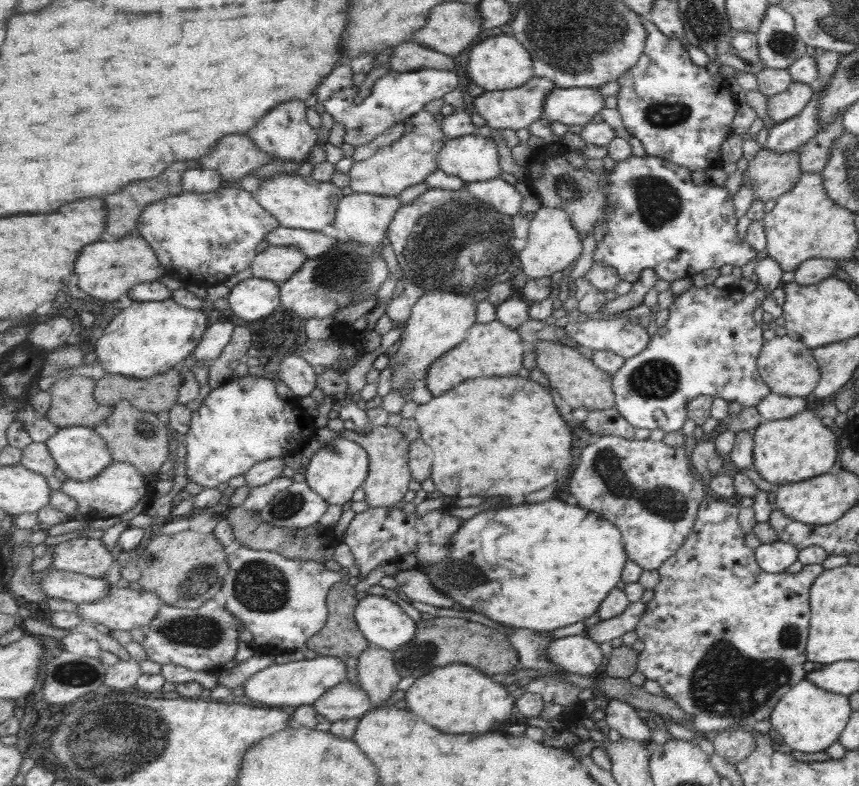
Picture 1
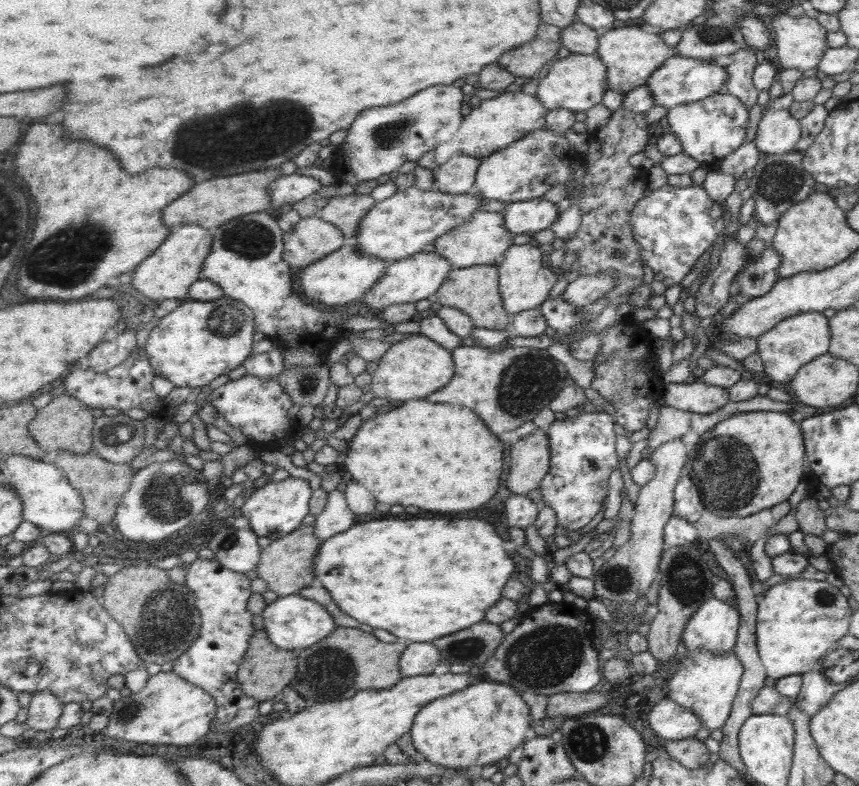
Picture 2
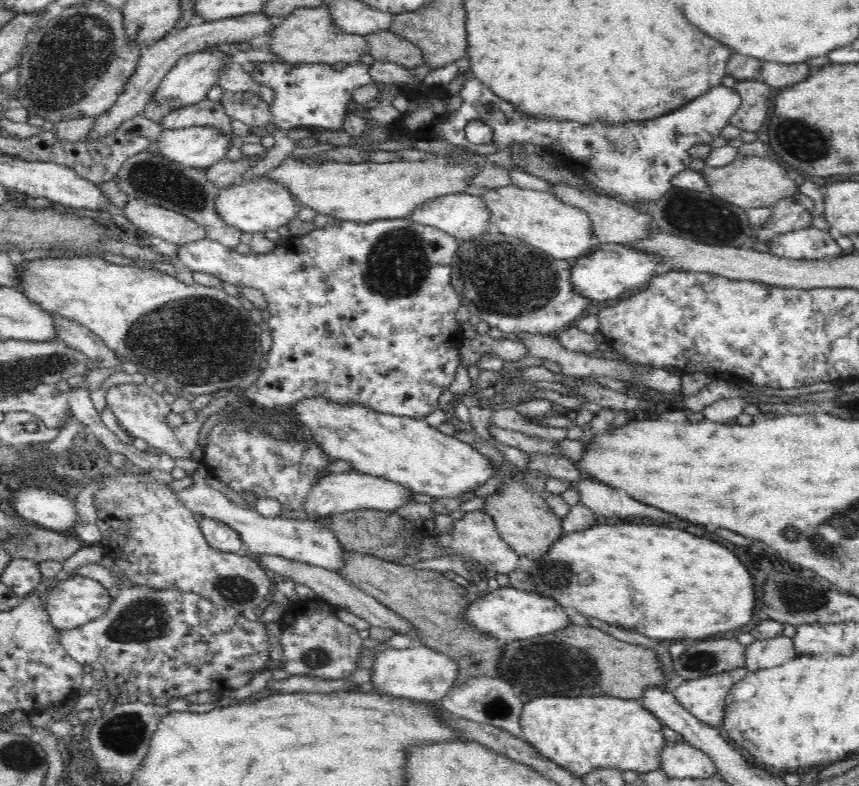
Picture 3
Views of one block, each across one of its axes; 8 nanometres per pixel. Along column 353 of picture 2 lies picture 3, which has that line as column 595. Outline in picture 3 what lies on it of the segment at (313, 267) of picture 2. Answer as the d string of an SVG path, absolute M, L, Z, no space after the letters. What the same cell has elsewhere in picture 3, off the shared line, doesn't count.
M592 242L592 246L578 255L570 268L572 290L586 302L606 302L618 298L625 290L638 288L648 282L658 266L654 257L632 250L622 243Z

